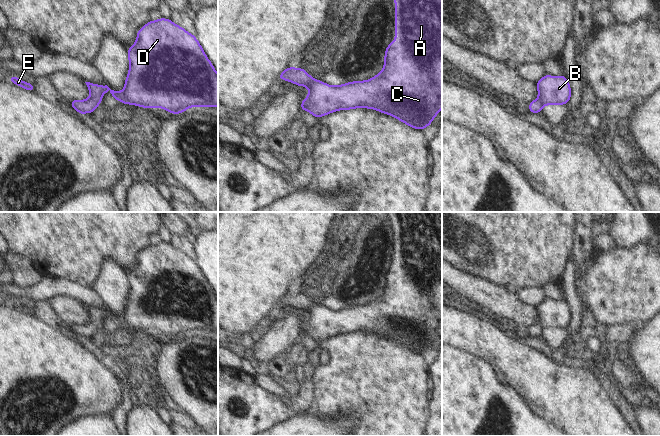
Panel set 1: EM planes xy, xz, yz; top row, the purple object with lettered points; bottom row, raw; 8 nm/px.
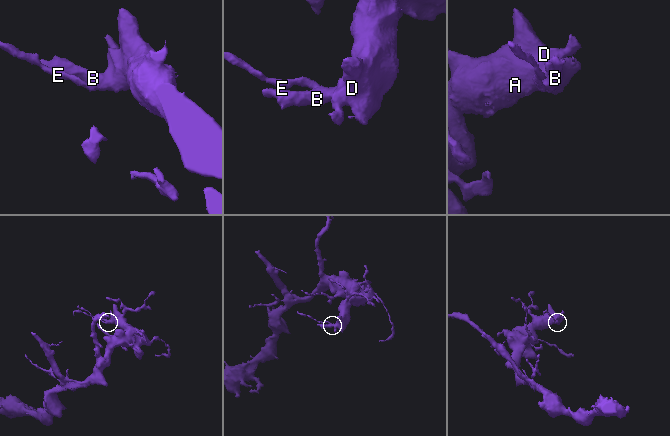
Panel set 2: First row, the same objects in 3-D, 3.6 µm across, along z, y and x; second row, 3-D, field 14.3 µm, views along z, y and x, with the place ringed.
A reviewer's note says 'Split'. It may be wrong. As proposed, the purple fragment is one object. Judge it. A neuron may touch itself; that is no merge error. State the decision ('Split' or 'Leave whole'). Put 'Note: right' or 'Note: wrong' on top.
Note: wrong
Leave whole.

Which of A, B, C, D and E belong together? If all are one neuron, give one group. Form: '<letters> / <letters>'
A B C D E

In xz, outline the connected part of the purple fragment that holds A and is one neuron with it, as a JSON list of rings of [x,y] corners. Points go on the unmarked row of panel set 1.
[[[391,212],[391,218],[395,220],[395,265],[386,271],[383,294],[366,305],[330,310],[315,304],[303,292],[288,291],[278,303],[309,313],[308,321],[302,324],[300,334],[309,335],[319,342],[337,334],[370,332],[391,339],[417,354],[431,348],[442,333],[439,327],[442,322],[442,212]]]

